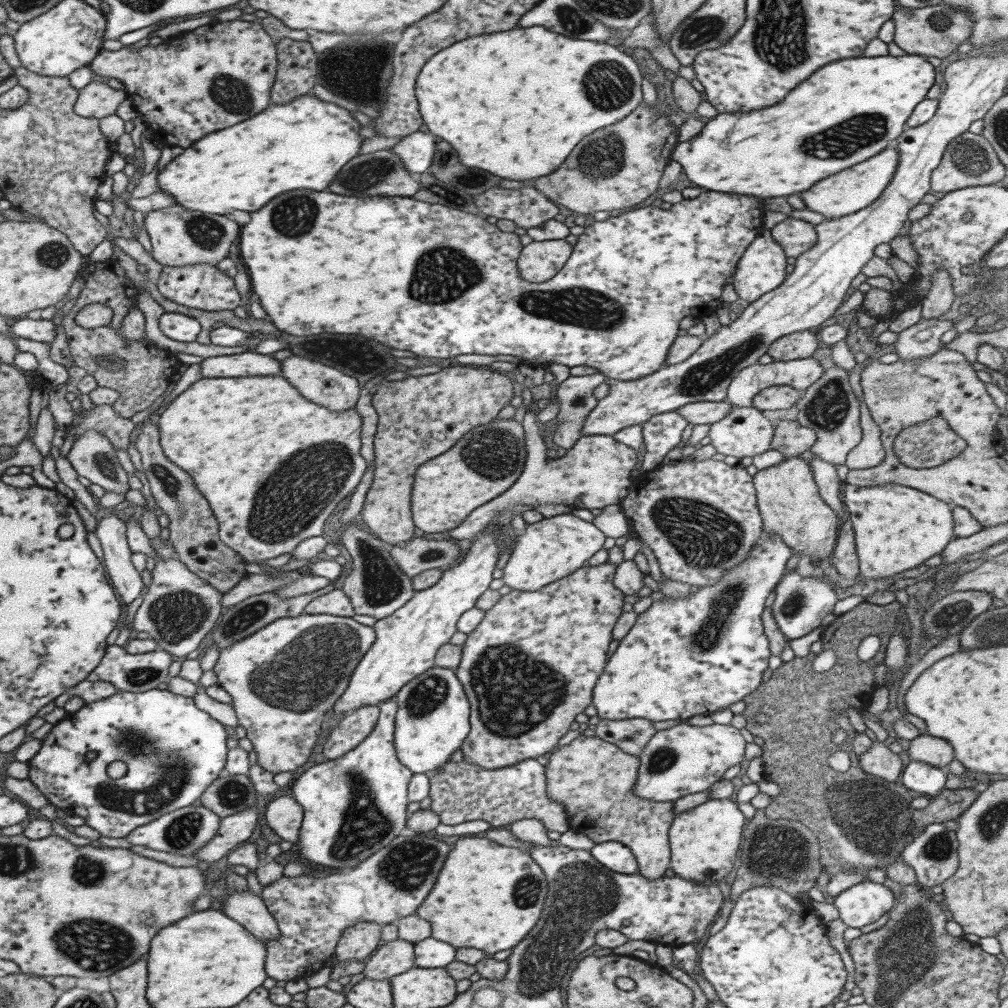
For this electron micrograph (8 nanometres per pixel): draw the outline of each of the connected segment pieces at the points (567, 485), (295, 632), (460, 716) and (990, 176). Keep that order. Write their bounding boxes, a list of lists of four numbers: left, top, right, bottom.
[[447,411,637,540],[212,612,374,774],[393,667,469,774],[930,132,1005,192]]

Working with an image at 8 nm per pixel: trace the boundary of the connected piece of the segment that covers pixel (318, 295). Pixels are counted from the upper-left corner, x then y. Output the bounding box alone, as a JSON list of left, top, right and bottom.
[239,190,764,380]

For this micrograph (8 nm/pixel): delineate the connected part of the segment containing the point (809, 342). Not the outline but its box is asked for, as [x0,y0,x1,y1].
[766,331,820,360]

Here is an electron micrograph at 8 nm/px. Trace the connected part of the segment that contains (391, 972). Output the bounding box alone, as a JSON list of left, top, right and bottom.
[363,938,414,980]

